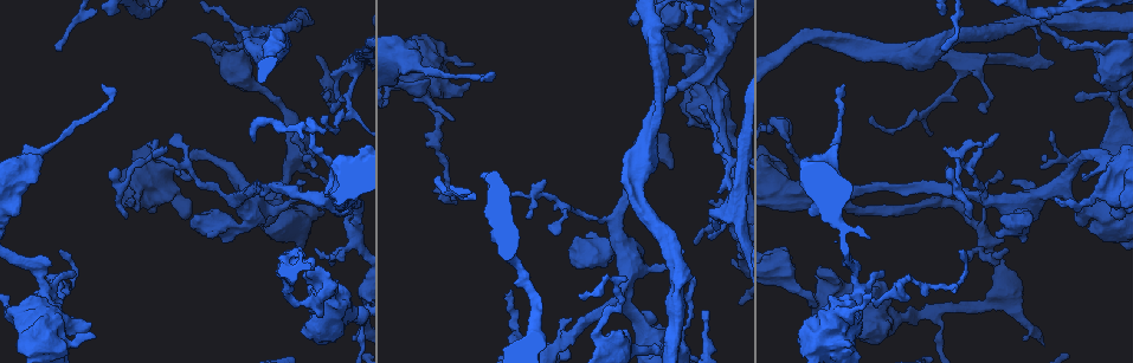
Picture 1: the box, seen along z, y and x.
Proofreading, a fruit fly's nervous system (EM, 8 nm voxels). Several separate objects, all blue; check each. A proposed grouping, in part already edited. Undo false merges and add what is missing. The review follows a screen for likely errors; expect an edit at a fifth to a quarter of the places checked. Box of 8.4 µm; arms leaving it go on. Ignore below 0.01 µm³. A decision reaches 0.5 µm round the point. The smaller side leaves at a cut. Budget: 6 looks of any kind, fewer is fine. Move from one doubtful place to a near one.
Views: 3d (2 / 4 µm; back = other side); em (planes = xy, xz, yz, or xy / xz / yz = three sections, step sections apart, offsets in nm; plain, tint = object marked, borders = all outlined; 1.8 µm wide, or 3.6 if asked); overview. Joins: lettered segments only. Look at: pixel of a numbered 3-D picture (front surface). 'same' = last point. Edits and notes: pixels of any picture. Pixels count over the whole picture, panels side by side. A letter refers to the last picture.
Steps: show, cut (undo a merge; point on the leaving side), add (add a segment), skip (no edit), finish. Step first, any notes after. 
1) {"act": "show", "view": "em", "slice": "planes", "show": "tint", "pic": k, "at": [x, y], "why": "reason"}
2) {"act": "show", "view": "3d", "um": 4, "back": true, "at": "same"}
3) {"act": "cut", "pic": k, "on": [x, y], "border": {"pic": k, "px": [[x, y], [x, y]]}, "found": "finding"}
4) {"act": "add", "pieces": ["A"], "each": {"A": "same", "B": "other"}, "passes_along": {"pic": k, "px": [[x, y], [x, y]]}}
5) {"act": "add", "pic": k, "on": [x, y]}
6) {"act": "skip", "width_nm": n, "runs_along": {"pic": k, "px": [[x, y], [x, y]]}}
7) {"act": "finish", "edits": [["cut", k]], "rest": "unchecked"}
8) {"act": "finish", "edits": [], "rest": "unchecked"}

{"act": "show", "view": "em", "slice": "xz", "step": 8, "show": "tint", "pic": 1, "at": [123, 187], "why": "sharp bend"}

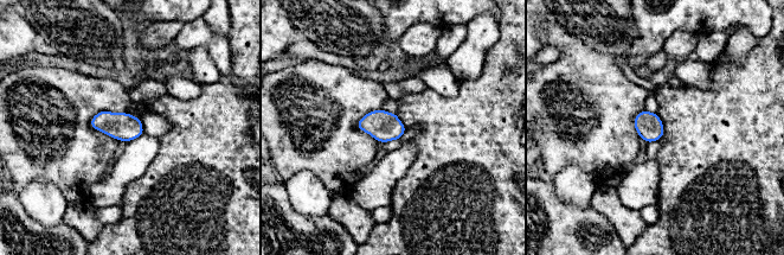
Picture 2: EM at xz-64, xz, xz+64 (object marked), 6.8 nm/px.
{"act": "show", "view": "em", "slice": "planes", "show": "borders", "at": "same", "why": "cut it another way"}

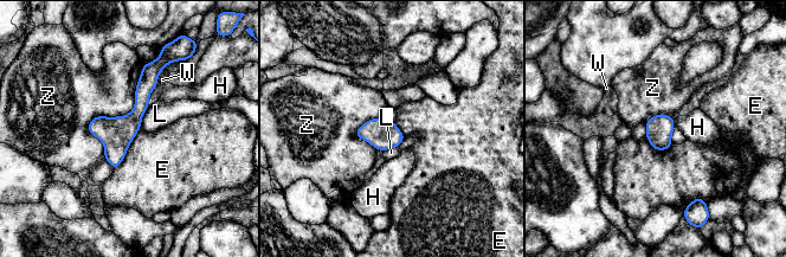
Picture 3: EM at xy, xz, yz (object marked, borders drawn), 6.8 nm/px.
{"act": "skip", "each": {"E": "other", "H": "other", "L": "other", "W": "other", "Z": "other"}, "border": {"pic": 3, "px": [[140, 128], [124, 159], [114, 169]]}, "found": "one neuron here"}

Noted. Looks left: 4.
{"act": "show", "view": "em", "slice": "yz", "step": 16, "show": "borders", "pic": 1, "at": [112, 16], "why": "an open end"}

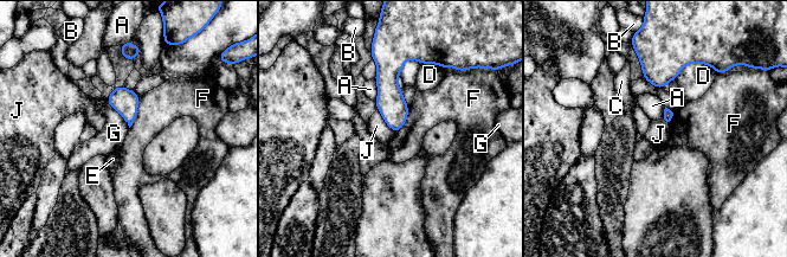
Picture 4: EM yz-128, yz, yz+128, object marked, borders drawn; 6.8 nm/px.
{"act": "skip", "each": {"A": "other", "B": "other", "C": "other", "D": "other", "E": "other", "F": "other", "G": "other", "J": "other"}, "border": {"pic": 4, "px": [[378, 109], [382, 120], [395, 132]]}, "found": "no lettered segment goes on from it"}

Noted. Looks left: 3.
{"act": "show", "view": "3d", "um": 4, "back": true, "pic": 1, "at": [482, 80], "why": "long arm stops here"}

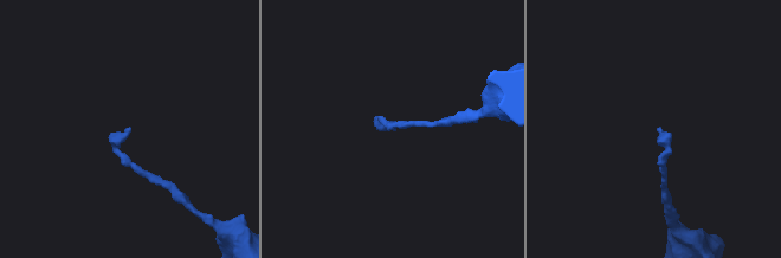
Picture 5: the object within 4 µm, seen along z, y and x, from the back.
{"act": "show", "view": "em", "slice": "xz", "step": 16, "show": "borders", "pic": 5, "at": [658, 128]}

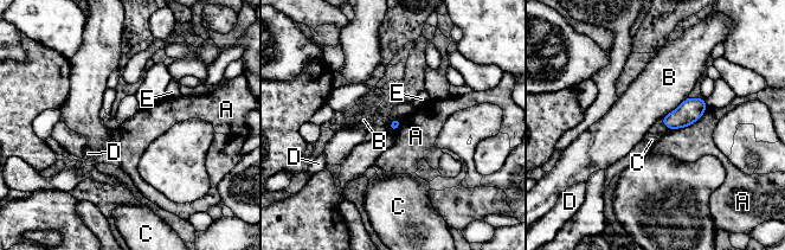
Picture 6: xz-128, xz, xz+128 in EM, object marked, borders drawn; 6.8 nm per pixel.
{"act": "skip", "each": {"A": "other", "B": "other", "C": "other", "D": "other", "E": "other"}, "border": {"pic": 6, "px": [[707, 109], [693, 123], [673, 130]]}, "found": "none of them fits"}

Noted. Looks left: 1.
{"act": "finish", "edits": [], "rest": "unchecked"}

